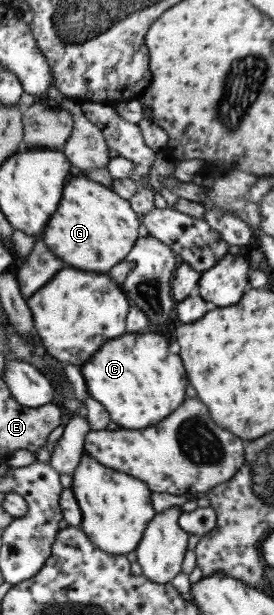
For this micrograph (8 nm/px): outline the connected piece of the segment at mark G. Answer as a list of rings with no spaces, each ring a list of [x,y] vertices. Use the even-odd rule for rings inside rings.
[[[72,177],[64,186],[57,210],[53,212],[53,216],[50,216],[49,222],[45,224],[43,242],[57,258],[61,258],[65,264],[69,264],[75,269],[106,273],[114,264],[124,260],[130,248],[135,245],[140,231],[139,220],[127,200],[123,200],[111,189],[105,188],[87,177]]]

